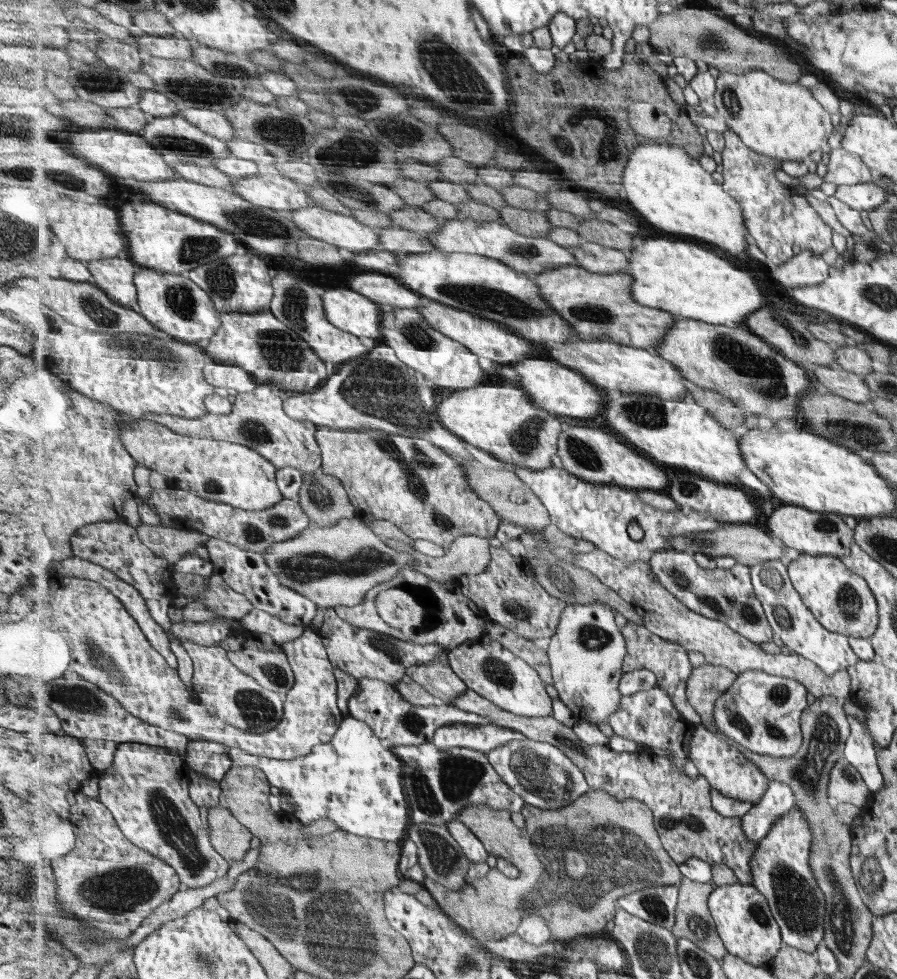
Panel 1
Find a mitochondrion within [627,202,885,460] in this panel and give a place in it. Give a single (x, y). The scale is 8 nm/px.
(764, 373)

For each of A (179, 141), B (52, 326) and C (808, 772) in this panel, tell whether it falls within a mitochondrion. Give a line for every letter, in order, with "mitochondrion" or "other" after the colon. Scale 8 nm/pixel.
A: mitochondrion
B: other
C: mitochondrion

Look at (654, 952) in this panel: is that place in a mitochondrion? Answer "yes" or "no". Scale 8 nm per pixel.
yes

